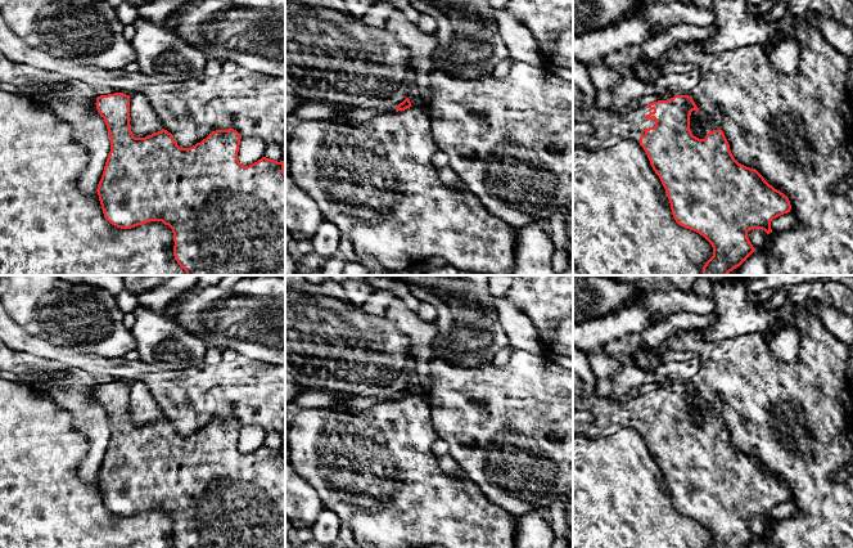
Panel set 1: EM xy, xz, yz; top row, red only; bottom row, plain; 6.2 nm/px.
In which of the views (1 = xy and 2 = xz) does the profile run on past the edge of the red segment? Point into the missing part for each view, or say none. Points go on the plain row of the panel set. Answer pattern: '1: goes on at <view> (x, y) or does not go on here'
1: does not go on here
2: does not go on here

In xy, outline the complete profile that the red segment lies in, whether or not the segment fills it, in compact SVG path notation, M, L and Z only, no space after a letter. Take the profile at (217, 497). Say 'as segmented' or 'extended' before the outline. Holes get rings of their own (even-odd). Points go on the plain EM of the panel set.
as segmented | M114 381L96 386L96 397L104 406L110 440L98 484L104 506L114 515L131 517L150 509L162 509L173 521L175 548L285 548L285 459L284 449L262 445L244 454L238 448L242 423L234 418L216 418L190 436L181 436L167 418L135 426L130 413L130 383Z

